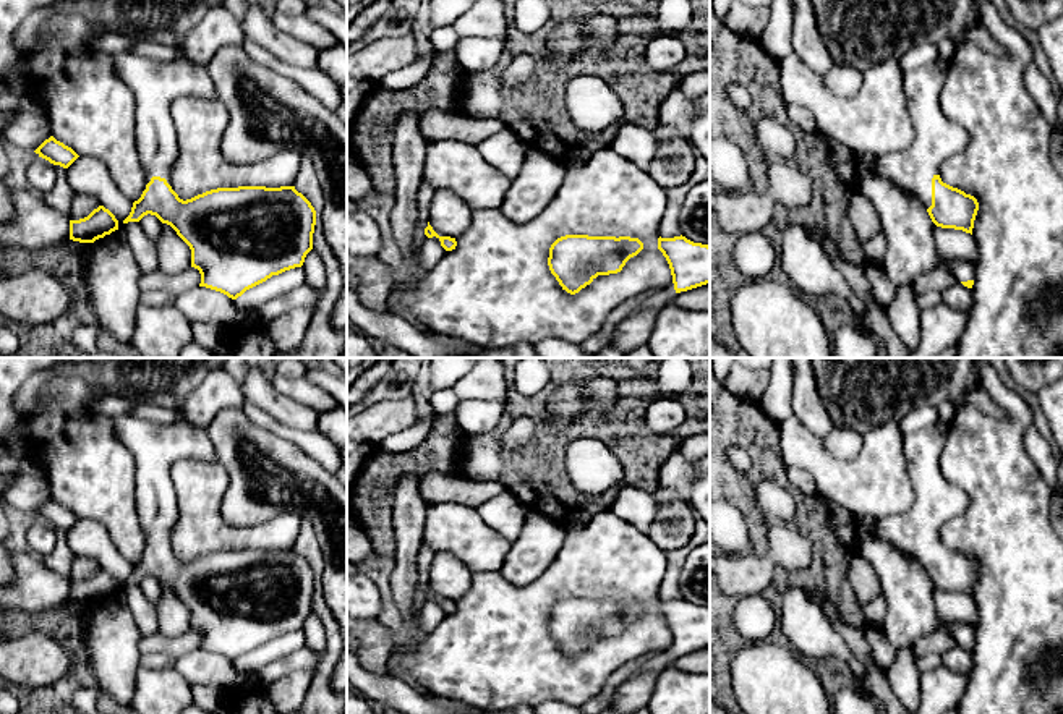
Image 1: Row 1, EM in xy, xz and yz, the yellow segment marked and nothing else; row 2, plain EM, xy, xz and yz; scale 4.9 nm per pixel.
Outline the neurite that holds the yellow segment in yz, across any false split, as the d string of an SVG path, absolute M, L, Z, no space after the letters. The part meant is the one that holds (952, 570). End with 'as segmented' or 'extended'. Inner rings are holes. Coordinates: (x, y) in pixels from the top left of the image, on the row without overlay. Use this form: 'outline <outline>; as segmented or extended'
outline M937 423L904 436L903 450L907 461L907 473L916 491L916 502L903 515L875 520L873 531L878 539L894 544L899 549L916 555L937 589L963 593L972 597L974 583L979 573L977 562L943 546L938 538L940 528L948 520L961 515L969 504L967 494L950 484L940 471L940 460L946 439L948 426L943 423Z; extended

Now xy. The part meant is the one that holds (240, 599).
outline M117 416L112 421L115 434L134 458L134 502L146 539L144 554L133 565L123 586L139 584L151 576L170 588L191 612L191 630L201 636L199 649L220 654L232 662L272 638L301 630L306 617L313 612L316 573L295 549L217 550L186 563L180 562L170 549L172 529L180 515L170 468L188 458L219 463L206 429L186 423L162 426L136 416Z; extended

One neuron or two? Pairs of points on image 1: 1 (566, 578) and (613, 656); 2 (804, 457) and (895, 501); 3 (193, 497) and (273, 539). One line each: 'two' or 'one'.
1: one
2: one
3: one

